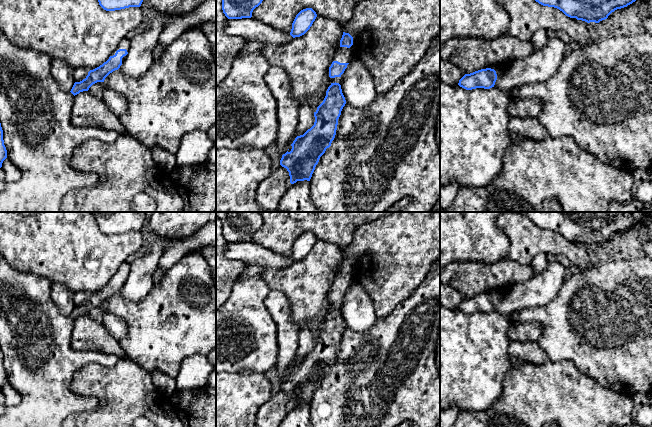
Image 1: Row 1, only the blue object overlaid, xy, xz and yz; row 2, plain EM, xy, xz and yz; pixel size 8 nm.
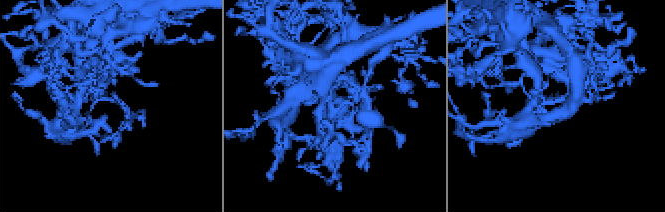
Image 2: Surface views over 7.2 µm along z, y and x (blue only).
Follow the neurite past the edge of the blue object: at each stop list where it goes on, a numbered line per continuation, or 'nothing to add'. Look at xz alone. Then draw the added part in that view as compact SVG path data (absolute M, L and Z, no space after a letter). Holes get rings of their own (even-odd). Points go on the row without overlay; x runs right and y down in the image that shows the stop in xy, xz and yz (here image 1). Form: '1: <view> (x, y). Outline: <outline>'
1: xz (344, 279). Outline: M354 269L350 272L341 271L335 278L334 285L338 285L340 287L349 287L355 281L355 273Z

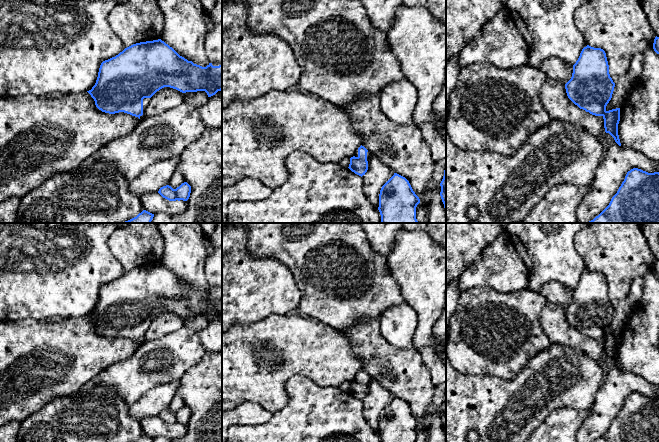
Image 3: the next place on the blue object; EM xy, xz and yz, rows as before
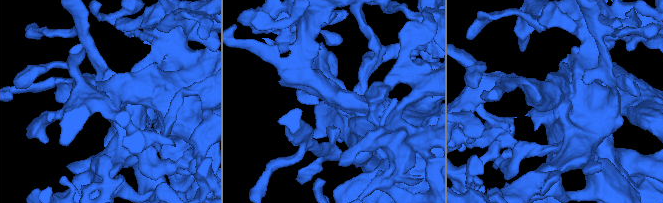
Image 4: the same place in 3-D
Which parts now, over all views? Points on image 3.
1: xy (154, 427). Outline: M158 416L147 417L139 422L143 433L152 438L166 437L168 439L177 439L184 436L187 431L187 425L169 425L163 422Z

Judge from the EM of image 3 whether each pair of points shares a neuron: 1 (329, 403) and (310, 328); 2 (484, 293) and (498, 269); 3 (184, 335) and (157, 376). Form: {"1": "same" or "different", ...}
{"1": "different", "2": "different", "3": "same"}

